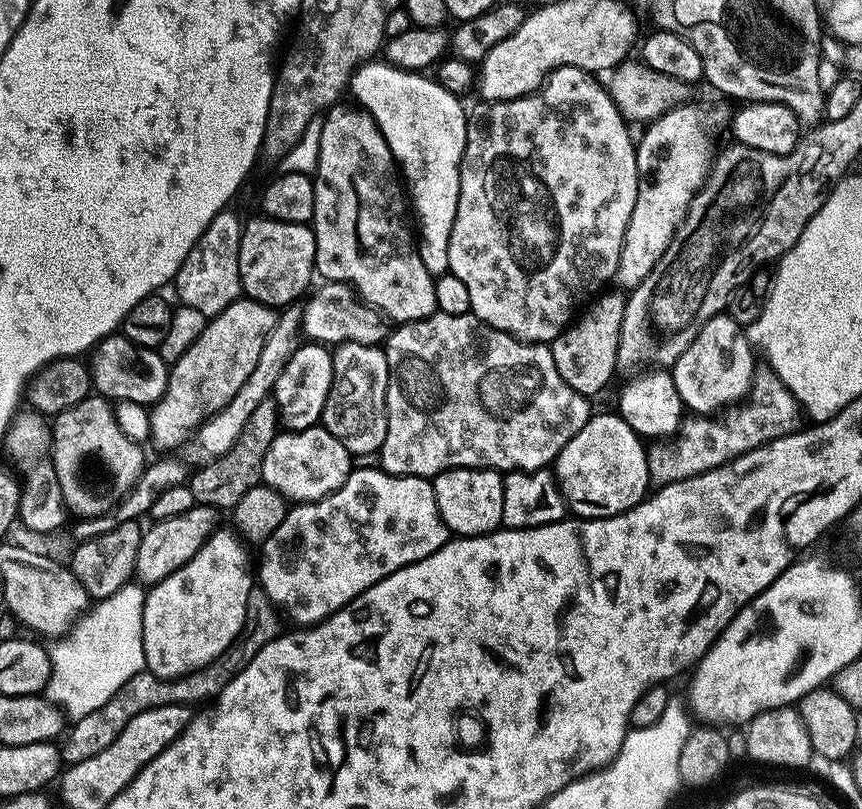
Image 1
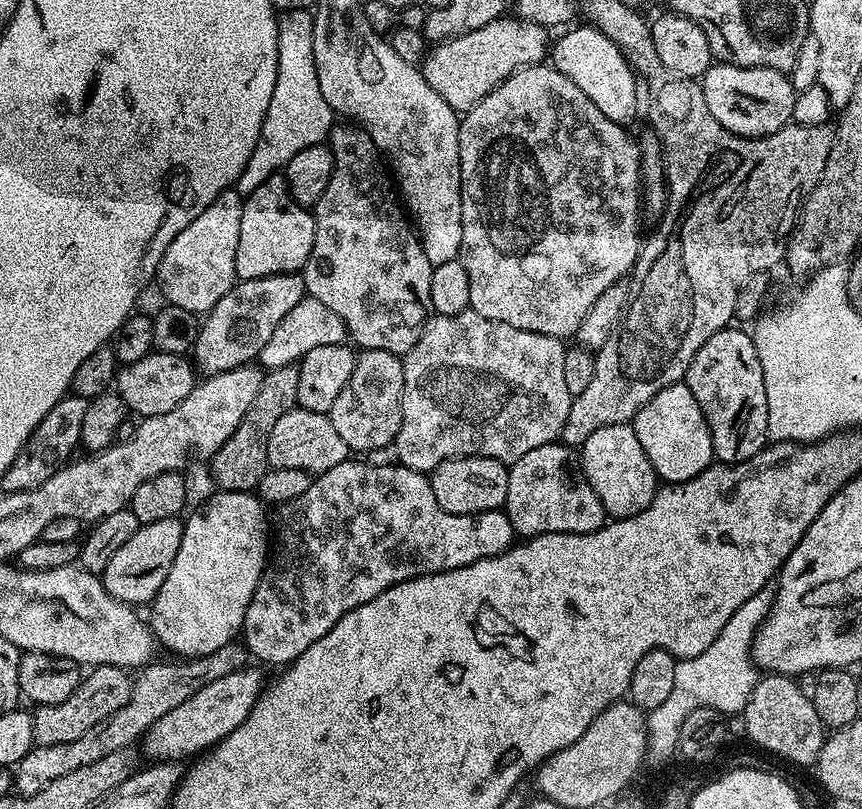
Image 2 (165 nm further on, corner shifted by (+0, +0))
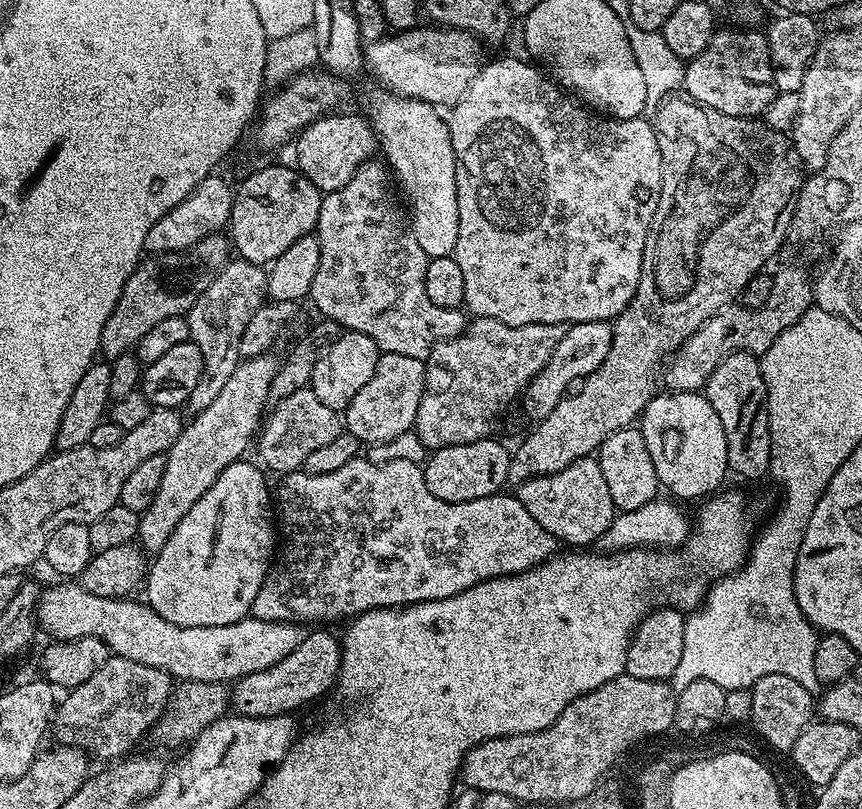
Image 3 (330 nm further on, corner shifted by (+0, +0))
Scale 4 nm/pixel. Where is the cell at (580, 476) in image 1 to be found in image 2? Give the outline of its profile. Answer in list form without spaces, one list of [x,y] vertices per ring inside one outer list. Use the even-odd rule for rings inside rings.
[[[631,423],[594,430],[579,449],[578,467],[594,494],[598,494],[605,513],[612,518],[633,516],[646,510],[658,487],[654,466],[650,466],[650,458],[646,458],[646,450],[642,450],[642,442],[638,442],[638,434],[634,434]]]

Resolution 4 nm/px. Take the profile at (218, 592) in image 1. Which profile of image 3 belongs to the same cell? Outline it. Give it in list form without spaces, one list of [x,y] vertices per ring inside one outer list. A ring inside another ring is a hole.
[[[238,459],[218,474],[214,486],[210,486],[210,490],[206,490],[206,494],[190,506],[186,518],[174,526],[174,534],[170,534],[166,546],[155,553],[153,560],[156,561],[153,564],[151,561],[147,569],[146,603],[166,618],[166,622],[174,622],[178,626],[230,626],[245,619],[252,611],[254,598],[258,598],[258,590],[274,559],[278,532],[273,517],[272,520],[268,517],[268,508],[264,505],[270,500],[270,484],[268,488],[264,481],[265,473],[255,463],[247,464],[246,461]]]

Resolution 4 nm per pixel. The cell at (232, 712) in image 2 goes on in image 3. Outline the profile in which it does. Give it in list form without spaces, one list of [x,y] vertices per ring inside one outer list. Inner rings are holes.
[[[309,631],[294,654],[286,654],[282,662],[274,662],[266,670],[246,674],[230,688],[230,708],[237,716],[285,716],[295,713],[295,708],[333,691],[340,674],[340,645],[328,632]]]

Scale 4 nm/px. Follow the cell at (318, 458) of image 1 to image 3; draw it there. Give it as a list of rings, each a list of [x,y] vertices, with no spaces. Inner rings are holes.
[[[311,387],[294,390],[294,394],[290,394],[288,398],[275,401],[274,407],[263,421],[258,433],[261,460],[259,463],[269,473],[272,471],[276,472],[275,474],[287,474],[303,469],[306,457],[313,450],[334,442],[334,438],[338,438],[341,431],[341,417],[334,410],[330,410],[330,406],[325,406],[318,399],[318,394],[312,392]]]

